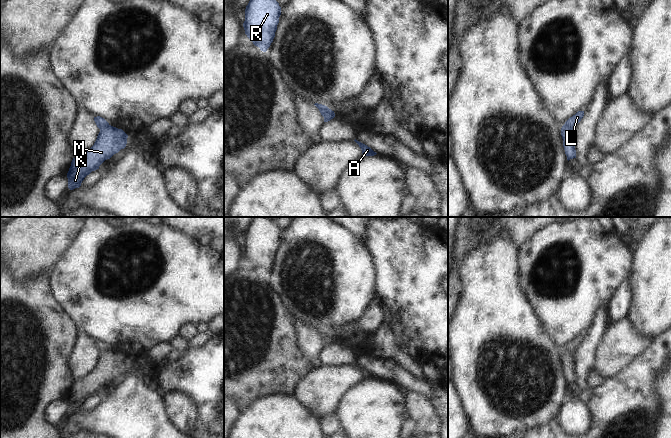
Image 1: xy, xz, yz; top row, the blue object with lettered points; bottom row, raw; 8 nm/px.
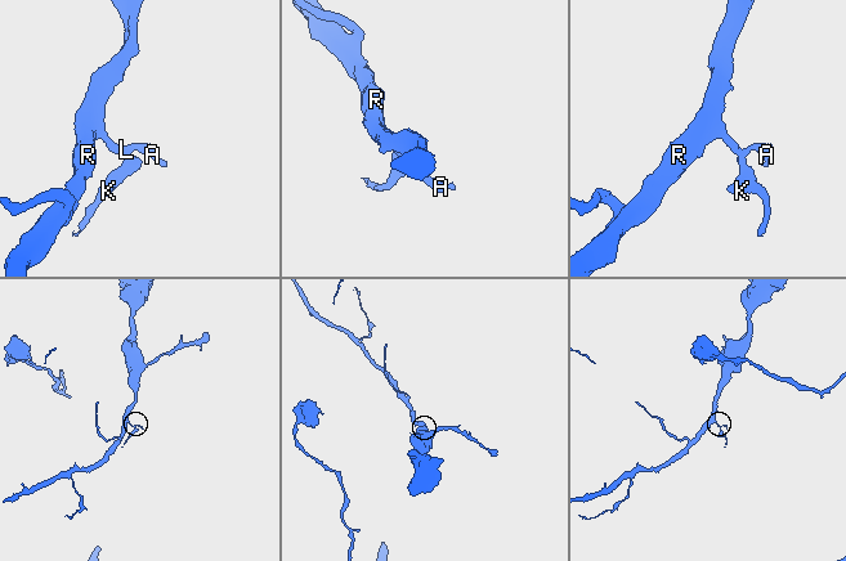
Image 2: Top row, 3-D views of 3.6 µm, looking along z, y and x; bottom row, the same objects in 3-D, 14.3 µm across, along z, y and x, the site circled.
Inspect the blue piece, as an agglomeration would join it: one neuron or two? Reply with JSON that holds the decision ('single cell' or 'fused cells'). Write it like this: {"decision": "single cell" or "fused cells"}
{"decision": "fused cells"}

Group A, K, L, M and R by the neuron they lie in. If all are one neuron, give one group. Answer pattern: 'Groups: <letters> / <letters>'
Groups: A L R / K M

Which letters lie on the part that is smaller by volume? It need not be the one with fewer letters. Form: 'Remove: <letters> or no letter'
Remove: K, M

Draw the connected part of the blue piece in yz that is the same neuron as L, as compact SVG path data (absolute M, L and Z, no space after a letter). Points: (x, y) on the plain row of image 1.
M578 335L575 339L570 341L564 349L568 349L572 353L576 351L576 349L581 345L584 340L584 335Z

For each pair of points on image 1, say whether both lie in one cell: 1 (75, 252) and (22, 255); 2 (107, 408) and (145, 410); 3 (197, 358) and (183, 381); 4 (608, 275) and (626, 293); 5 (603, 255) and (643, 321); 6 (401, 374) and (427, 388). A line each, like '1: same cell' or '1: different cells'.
1: different cells
2: same cell
3: same cell
4: different cells
5: different cells
6: same cell

